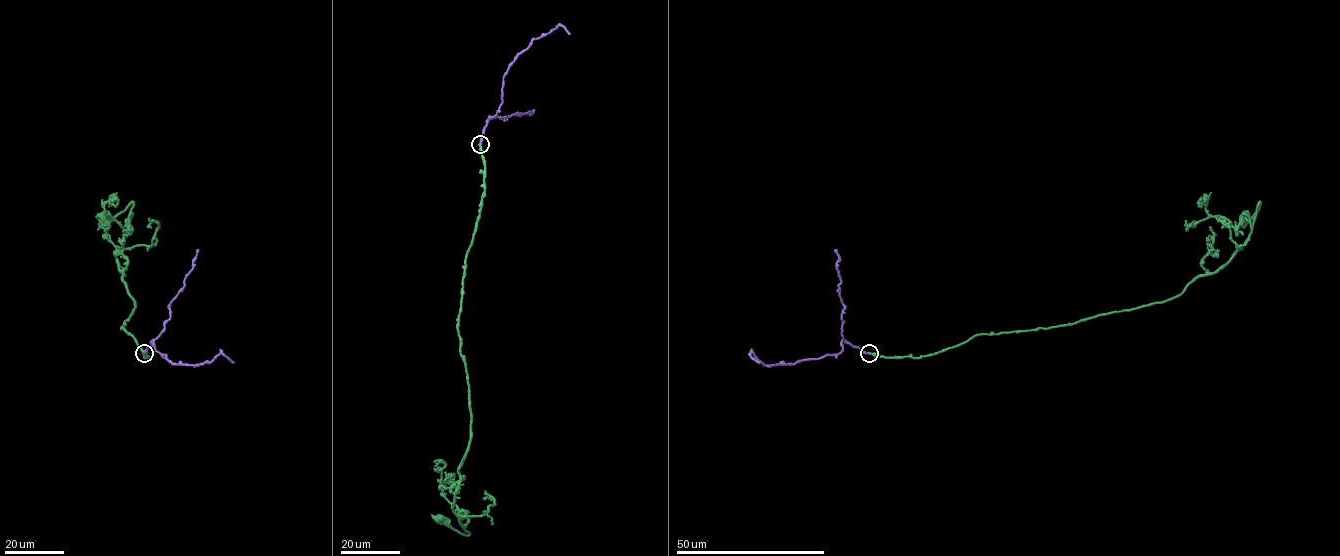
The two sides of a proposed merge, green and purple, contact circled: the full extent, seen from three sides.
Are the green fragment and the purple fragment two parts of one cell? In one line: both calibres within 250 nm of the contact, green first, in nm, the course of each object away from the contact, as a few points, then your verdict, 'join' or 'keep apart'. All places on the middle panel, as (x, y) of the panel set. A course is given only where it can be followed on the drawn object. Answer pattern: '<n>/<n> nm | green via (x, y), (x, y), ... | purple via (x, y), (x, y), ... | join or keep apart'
300/280 nm | green via (480, 145), (484, 196), (467, 253), (457, 330), (471, 439), (453, 511), (470, 534), (442, 519) | purple via (480, 144), (489, 117), (502, 101), (503, 78), (509, 66), (533, 39), (561, 25), (569, 34) | keep apart

